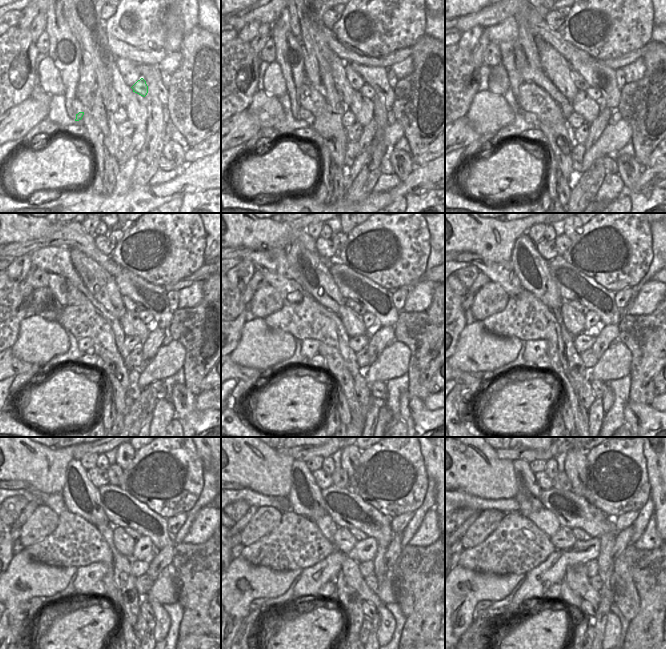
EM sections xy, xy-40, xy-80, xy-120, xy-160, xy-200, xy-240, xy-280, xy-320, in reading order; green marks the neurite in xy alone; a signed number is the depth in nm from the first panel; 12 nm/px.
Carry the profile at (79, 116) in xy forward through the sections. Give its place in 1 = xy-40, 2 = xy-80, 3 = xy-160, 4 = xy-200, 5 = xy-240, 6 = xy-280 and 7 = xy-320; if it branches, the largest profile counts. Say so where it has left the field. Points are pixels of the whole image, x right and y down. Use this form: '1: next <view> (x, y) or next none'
1: next xy-40 (306, 116)
2: next xy-80 (529, 117)
3: next xy-160 (309, 347)
4: next xy-200 (534, 349)
5: next xy-240 (87, 576)
6: next xy-280 (311, 580)
7: next xy-320 (552, 571)

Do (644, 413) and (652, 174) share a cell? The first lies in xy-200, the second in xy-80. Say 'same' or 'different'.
different

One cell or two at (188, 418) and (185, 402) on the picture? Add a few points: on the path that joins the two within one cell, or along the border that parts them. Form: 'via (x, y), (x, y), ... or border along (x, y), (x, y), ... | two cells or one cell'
via (188, 414), (185, 406) | one cell

